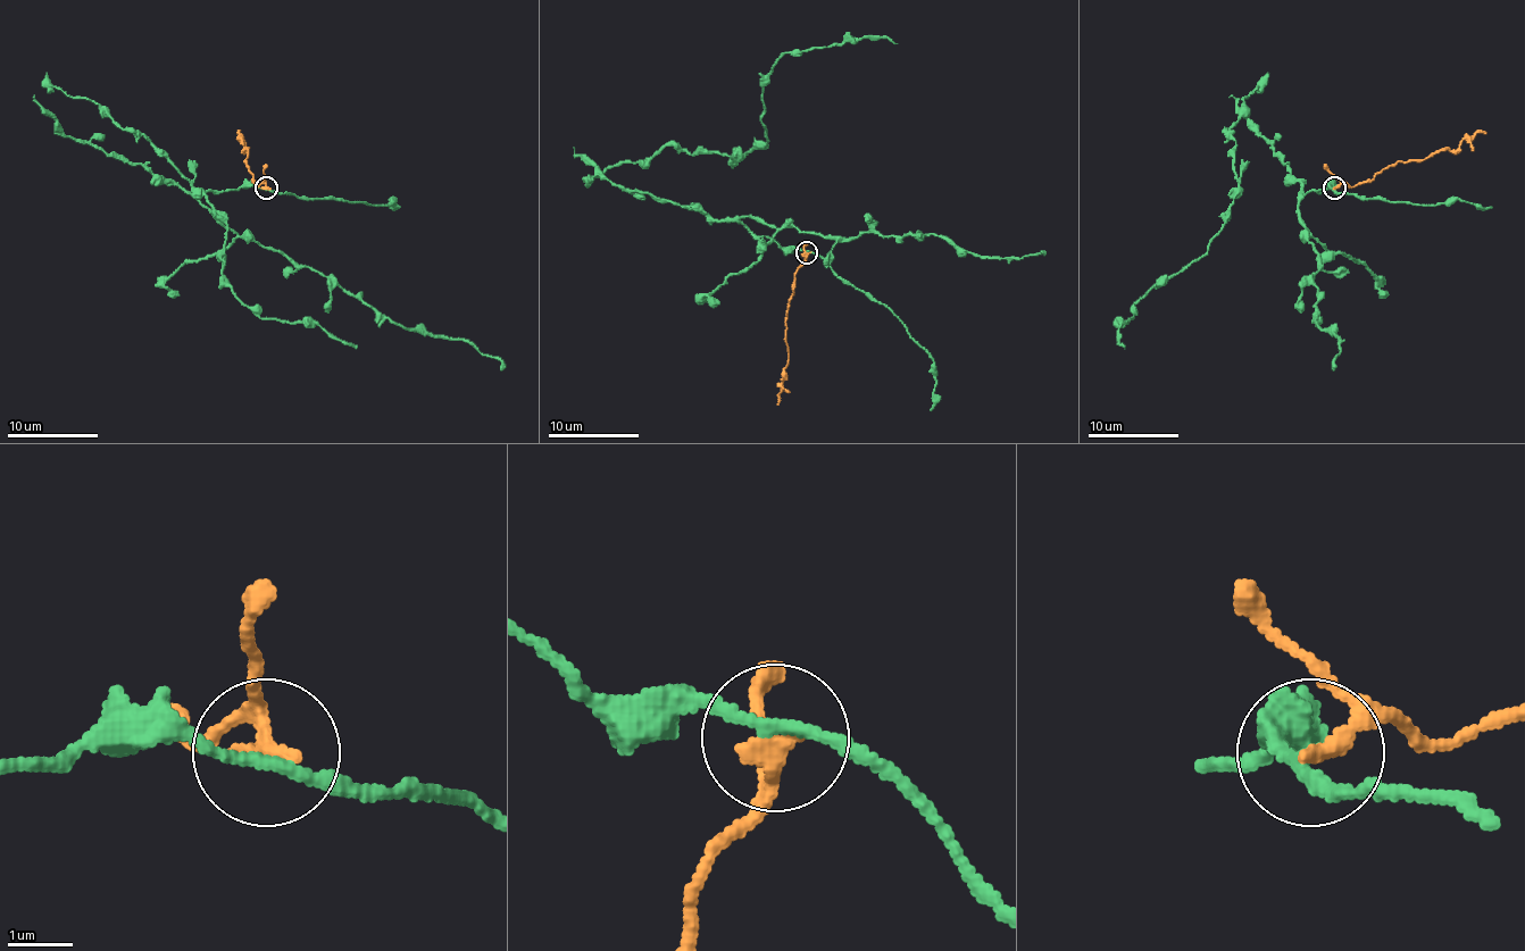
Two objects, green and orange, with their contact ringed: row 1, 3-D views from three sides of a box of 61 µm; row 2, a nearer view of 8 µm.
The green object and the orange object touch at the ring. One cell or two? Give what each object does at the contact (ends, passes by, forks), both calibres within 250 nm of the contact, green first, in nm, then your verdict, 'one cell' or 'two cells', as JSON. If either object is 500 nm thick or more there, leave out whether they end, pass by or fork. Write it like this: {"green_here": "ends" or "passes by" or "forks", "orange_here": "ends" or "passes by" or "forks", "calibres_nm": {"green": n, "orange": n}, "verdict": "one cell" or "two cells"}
{"green_here": "passes by", "orange_here": "passes by", "calibres_nm": {"green": 170, "orange": 200}, "verdict": "two cells"}

